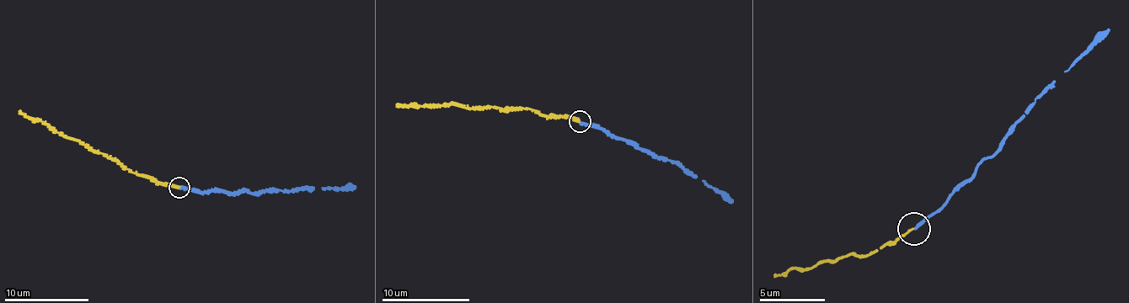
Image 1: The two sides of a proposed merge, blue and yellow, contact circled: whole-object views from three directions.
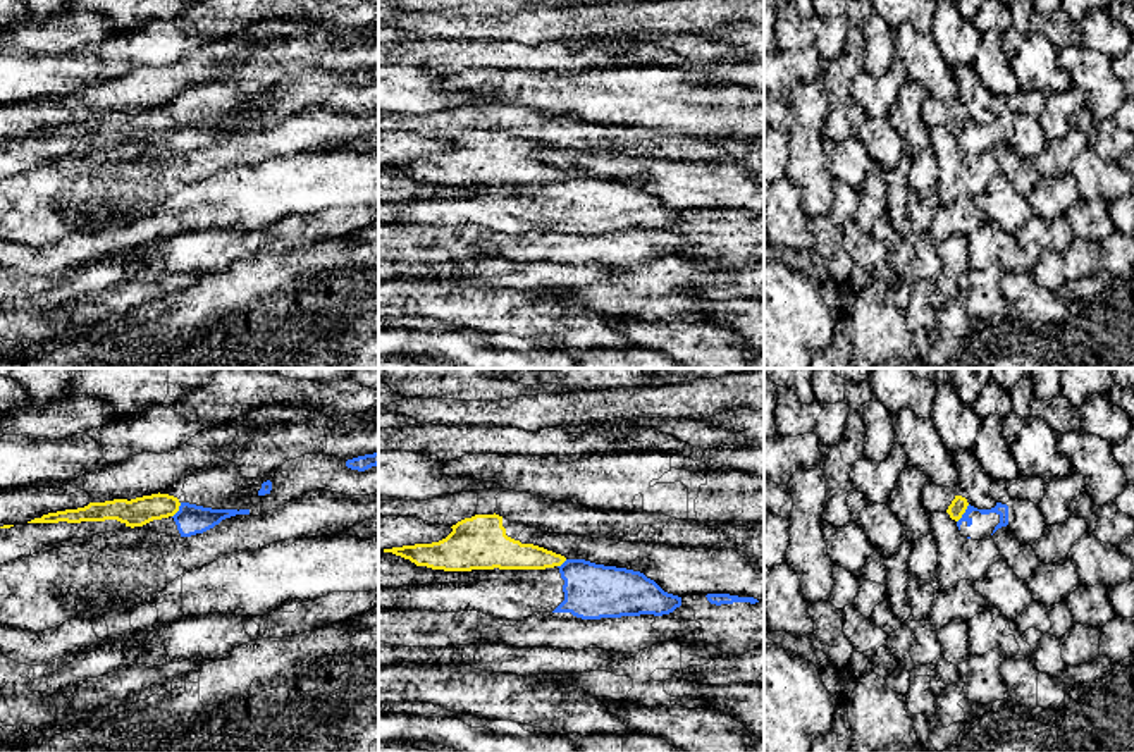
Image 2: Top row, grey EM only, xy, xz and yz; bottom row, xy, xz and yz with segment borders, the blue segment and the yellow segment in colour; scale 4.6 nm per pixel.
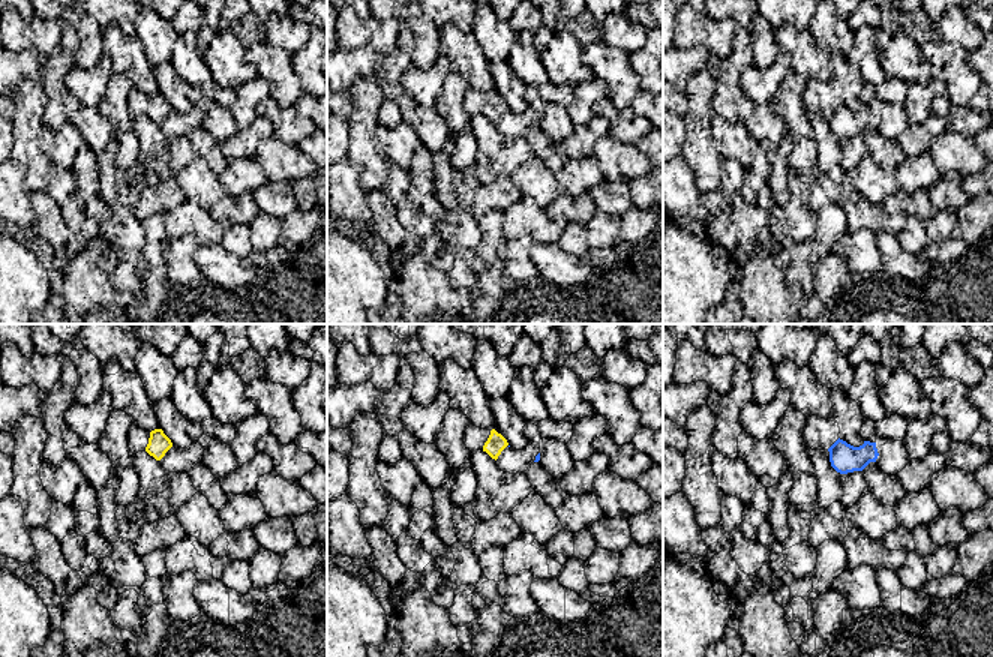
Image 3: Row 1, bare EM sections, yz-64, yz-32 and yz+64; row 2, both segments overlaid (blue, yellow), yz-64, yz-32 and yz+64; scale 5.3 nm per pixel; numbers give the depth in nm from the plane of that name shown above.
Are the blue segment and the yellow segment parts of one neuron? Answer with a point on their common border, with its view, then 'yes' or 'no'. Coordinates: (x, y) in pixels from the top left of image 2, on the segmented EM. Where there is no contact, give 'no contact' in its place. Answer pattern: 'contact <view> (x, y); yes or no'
contact yz (964, 513); no

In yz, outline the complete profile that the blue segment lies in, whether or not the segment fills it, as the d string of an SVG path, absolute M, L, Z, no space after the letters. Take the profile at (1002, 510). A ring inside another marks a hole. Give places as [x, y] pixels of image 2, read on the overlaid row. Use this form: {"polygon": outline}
{"polygon": "M996 502L991 509L977 509L967 506L962 518L957 521L962 537L981 540L991 537L998 528L1008 525L1008 506Z"}

